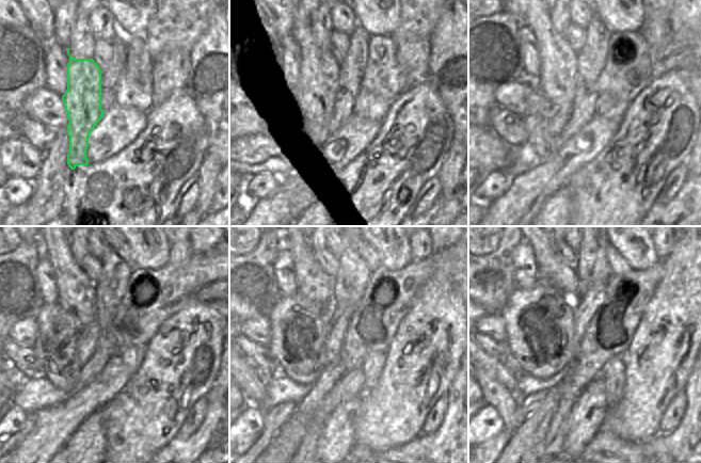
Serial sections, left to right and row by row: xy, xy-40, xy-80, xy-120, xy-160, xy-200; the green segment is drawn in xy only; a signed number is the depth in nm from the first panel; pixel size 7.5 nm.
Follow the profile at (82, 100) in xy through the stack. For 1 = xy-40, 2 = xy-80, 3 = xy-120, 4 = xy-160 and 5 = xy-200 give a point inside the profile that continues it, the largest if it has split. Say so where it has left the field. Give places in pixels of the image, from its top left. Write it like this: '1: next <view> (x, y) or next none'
1: next xy-40 (319, 86)
2: next xy-80 (558, 62)
3: next xy-120 (77, 292)
4: next xy-160 (313, 283)
5: next xy-200 (579, 329)

